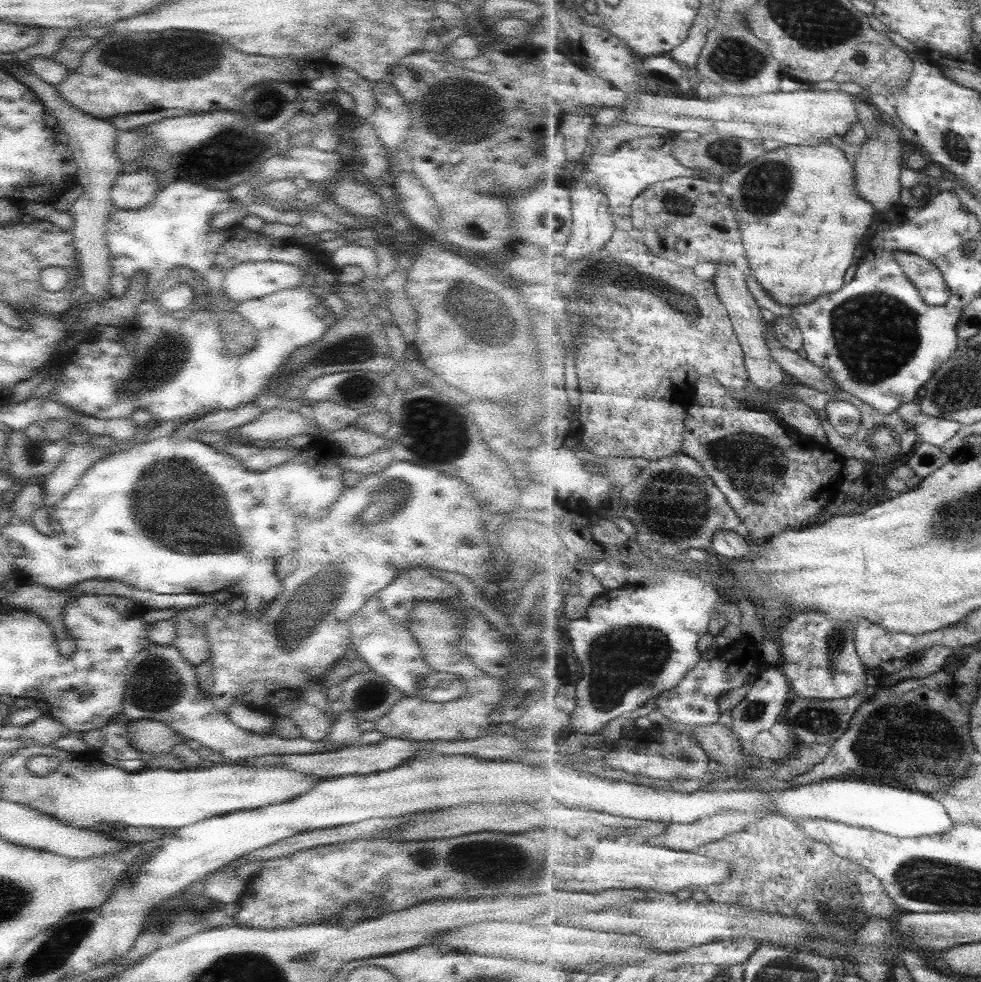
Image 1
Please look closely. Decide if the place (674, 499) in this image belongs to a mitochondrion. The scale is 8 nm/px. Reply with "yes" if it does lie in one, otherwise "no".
yes

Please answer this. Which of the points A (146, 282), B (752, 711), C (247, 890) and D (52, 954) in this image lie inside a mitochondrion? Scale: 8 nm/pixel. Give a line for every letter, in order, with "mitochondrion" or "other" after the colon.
A: other
B: mitochondrion
C: other
D: mitochondrion

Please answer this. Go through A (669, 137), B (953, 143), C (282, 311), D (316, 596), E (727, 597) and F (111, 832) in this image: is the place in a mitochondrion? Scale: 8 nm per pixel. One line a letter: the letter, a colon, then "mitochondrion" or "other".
A: other
B: mitochondrion
C: other
D: mitochondrion
E: other
F: other

